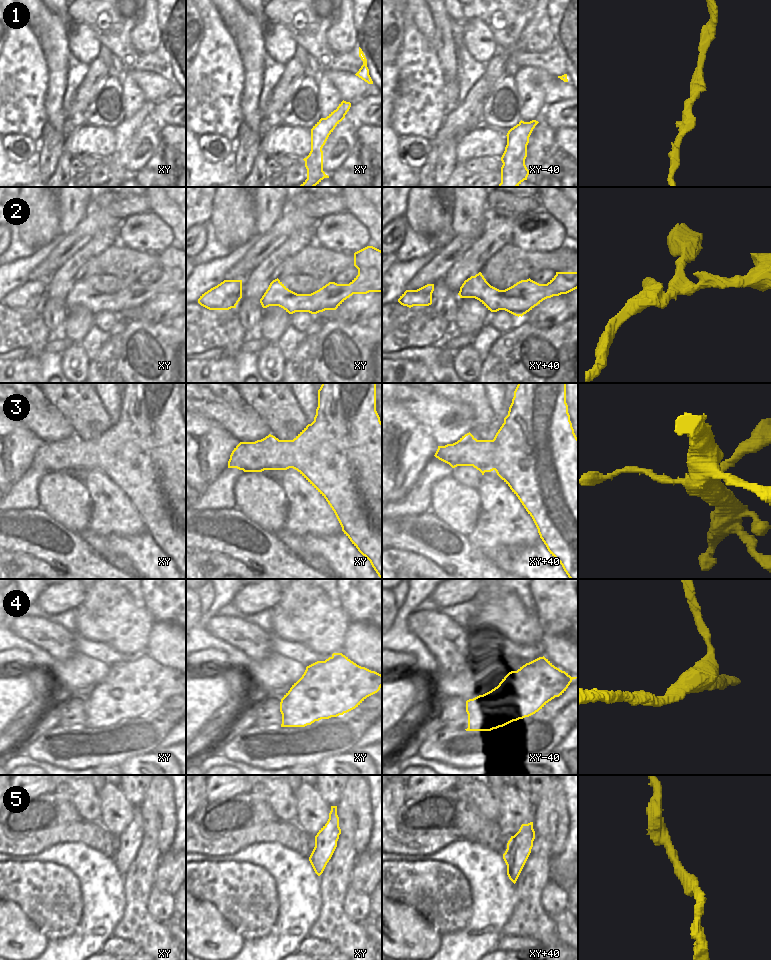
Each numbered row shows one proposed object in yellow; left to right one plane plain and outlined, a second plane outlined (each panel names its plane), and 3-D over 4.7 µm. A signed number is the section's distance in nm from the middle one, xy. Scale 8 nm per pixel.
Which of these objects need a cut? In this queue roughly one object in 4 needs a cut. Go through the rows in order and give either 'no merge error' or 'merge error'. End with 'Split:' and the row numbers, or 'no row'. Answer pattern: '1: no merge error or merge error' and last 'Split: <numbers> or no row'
1: no merge error
2: no merge error
3: no merge error
4: merge error
5: no merge error
Split: 4

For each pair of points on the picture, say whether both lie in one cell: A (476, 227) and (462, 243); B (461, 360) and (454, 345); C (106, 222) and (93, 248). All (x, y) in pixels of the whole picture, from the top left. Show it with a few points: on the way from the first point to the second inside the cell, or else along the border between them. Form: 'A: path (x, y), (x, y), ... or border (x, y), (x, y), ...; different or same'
A: border (454, 235), (478, 236); different
B: border (469, 345), (465, 345), (454, 352); different
C: border (118, 227), (105, 227), (101, 229), (85, 245); different

